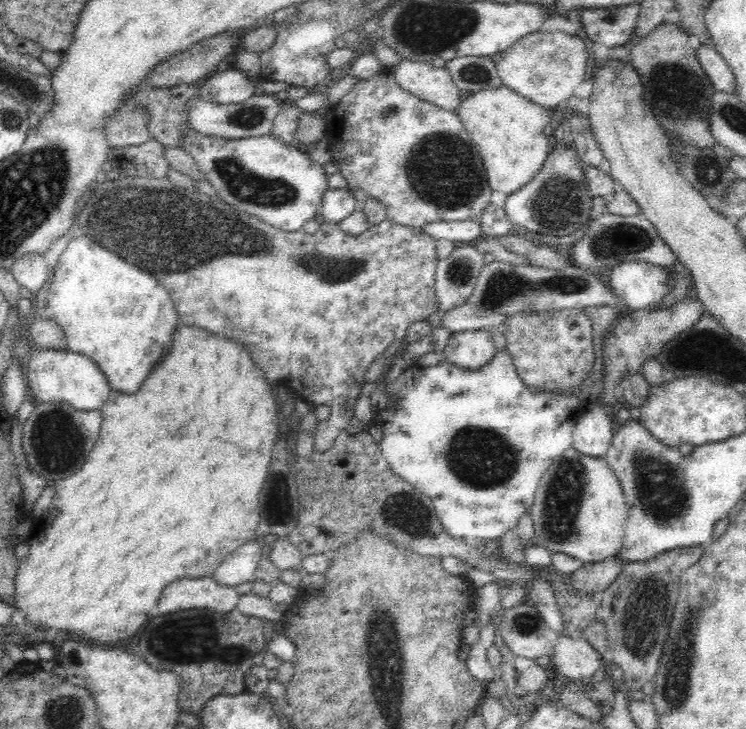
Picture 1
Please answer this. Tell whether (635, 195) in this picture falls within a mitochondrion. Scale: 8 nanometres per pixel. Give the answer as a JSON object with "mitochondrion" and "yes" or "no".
{"mitochondrion":"no"}

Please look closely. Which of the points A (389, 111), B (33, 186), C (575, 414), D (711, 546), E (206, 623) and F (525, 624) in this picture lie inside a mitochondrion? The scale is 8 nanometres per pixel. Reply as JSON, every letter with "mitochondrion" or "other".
{"A":"mitochondrion","B":"mitochondrion","C":"other","D":"other","E":"other","F":"mitochondrion"}

